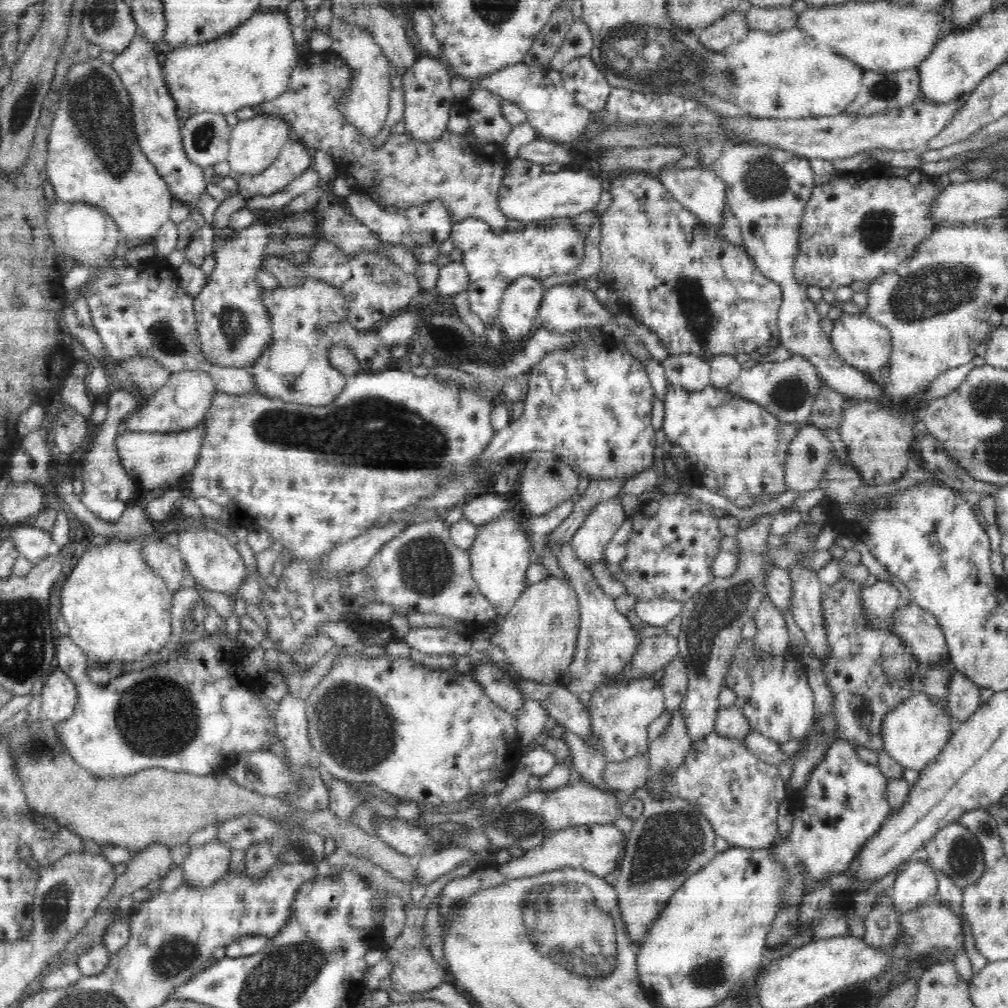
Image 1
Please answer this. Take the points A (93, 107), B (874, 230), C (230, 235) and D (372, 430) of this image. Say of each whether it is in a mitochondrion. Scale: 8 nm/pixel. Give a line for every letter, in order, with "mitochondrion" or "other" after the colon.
A: mitochondrion
B: mitochondrion
C: other
D: mitochondrion

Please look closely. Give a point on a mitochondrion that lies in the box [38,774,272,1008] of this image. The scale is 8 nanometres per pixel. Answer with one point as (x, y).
(173, 958)

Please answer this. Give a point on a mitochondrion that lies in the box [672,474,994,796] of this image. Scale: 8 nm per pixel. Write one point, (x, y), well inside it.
(716, 611)

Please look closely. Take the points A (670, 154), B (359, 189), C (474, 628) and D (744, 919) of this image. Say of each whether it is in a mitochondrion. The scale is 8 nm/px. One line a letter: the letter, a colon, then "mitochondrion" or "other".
A: other
B: other
C: other
D: other

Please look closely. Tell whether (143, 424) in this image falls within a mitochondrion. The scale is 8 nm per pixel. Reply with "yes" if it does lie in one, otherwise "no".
no

